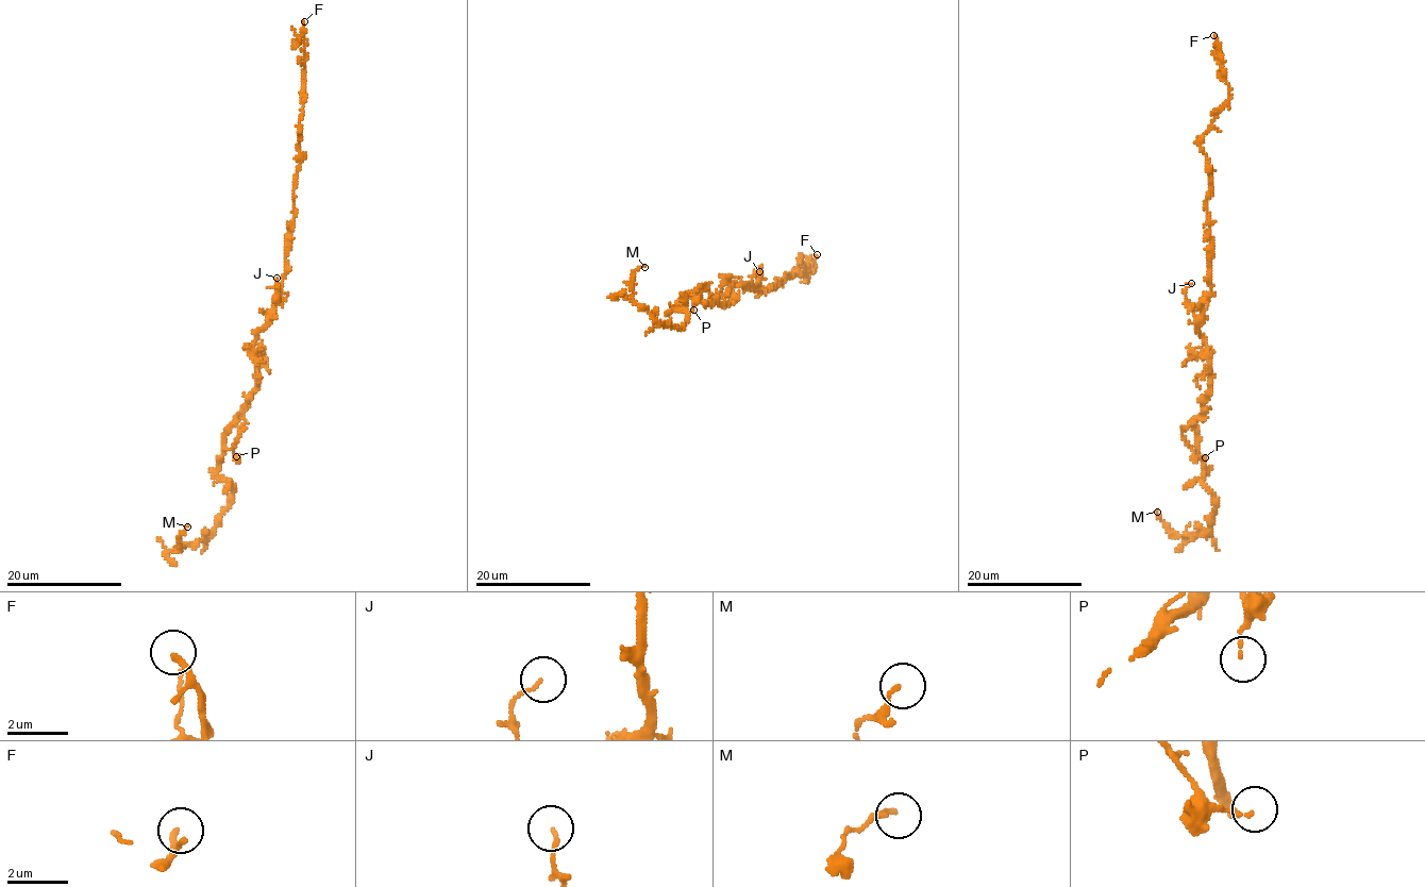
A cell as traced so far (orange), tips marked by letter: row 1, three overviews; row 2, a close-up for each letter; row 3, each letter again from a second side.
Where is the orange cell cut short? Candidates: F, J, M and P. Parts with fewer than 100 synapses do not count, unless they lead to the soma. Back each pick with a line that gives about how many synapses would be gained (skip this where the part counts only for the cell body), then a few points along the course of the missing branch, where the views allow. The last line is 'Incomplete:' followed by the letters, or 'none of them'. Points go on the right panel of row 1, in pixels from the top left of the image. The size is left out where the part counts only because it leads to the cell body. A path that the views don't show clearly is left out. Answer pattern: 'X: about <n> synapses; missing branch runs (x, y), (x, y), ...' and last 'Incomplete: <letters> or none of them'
F: missing branch runs (1213, 35), (1205, 35), (1160, 10), (1139, 12), (1146, 12), (1144, 4)
Incomplete: F

